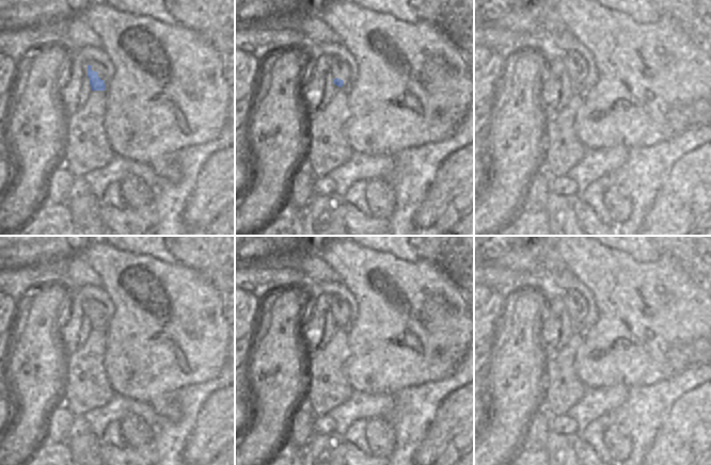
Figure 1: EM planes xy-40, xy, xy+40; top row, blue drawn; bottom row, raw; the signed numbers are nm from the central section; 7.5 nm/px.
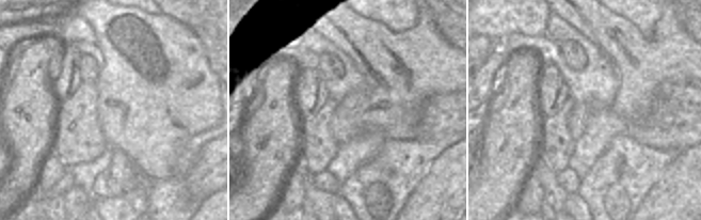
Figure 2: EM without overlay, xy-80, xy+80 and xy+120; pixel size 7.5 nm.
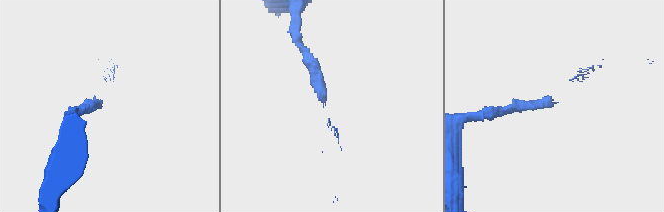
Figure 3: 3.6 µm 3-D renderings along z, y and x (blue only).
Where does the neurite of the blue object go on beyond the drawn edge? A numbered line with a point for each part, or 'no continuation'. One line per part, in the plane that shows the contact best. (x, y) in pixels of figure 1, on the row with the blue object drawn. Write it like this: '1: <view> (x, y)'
no continuation.

